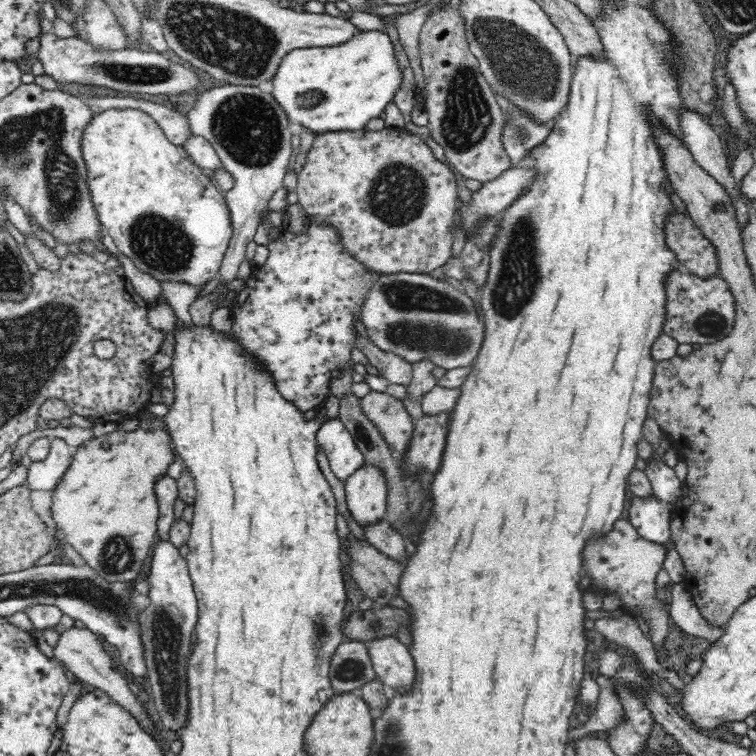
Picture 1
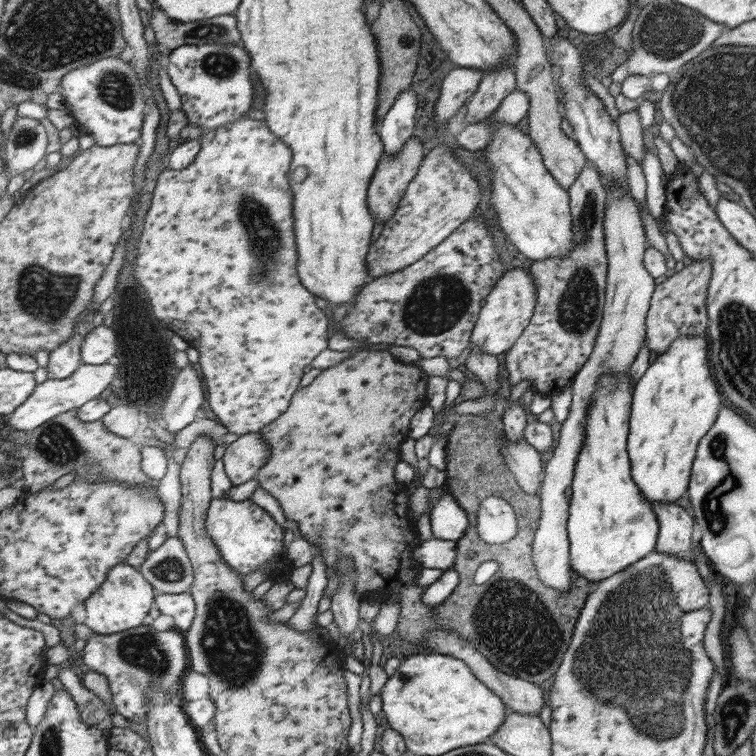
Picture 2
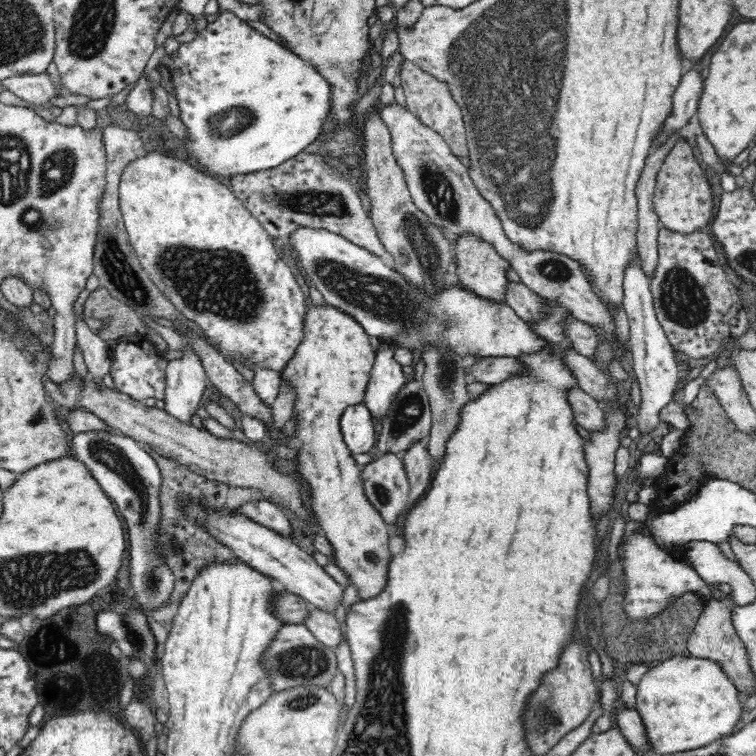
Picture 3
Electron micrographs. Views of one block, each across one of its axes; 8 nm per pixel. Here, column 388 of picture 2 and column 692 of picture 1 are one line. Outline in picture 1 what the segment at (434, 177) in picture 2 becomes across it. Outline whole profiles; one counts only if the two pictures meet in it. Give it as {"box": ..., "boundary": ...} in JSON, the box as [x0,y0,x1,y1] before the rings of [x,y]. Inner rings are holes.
{"box":[667,213,719,280],"boundary":[[[688,213],[672,214],[667,224],[668,247],[676,253],[680,267],[702,280],[719,274],[719,258]]]}

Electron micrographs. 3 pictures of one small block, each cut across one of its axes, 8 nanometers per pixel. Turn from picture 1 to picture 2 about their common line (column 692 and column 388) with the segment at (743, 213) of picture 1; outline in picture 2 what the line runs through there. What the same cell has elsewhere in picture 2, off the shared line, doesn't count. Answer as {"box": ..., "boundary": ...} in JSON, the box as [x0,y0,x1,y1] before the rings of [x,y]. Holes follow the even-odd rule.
{"box":[379,88,419,155],"boundary":[[[408,88],[399,95],[391,111],[384,117],[379,135],[385,145],[385,155],[401,153],[404,144],[413,137],[417,126],[417,108],[419,98]]]}

